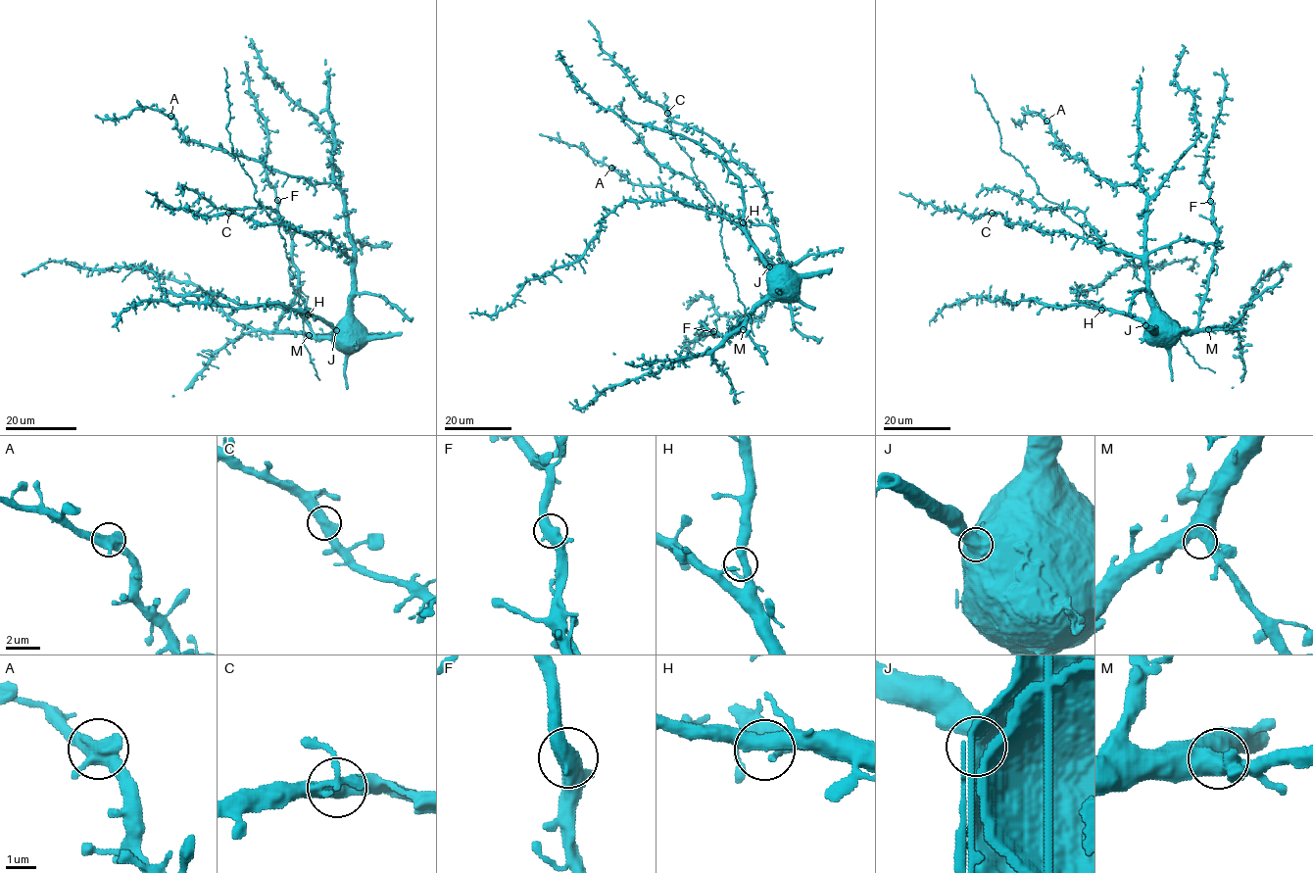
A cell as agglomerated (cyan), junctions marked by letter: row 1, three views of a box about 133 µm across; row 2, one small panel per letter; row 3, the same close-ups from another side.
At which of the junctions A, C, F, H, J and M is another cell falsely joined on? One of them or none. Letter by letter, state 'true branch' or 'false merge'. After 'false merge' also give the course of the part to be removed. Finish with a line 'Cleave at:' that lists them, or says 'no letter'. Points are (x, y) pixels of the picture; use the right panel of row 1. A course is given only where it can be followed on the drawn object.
A: true branch
C: true branch
F: true branch
H: true branch
J: true branch
M: true branch
Cleave at: no letter

